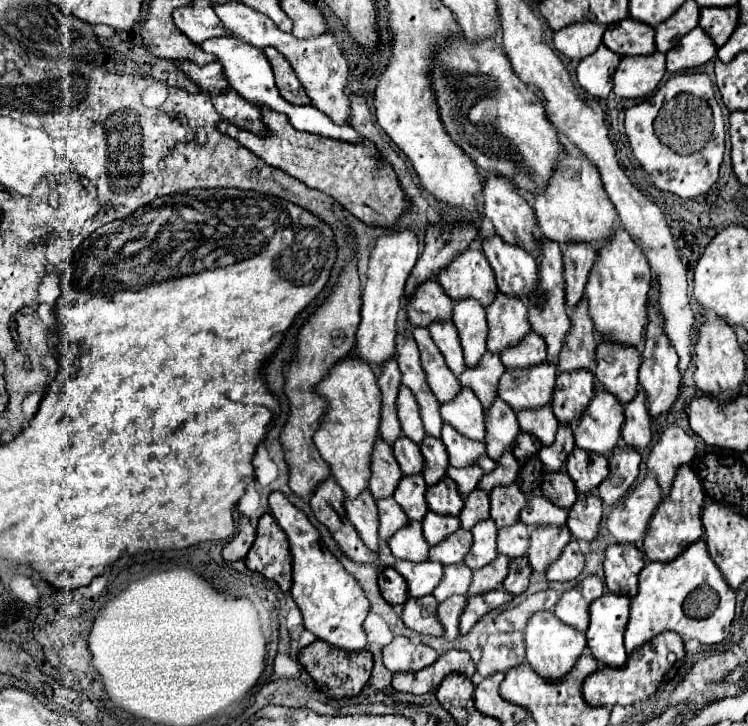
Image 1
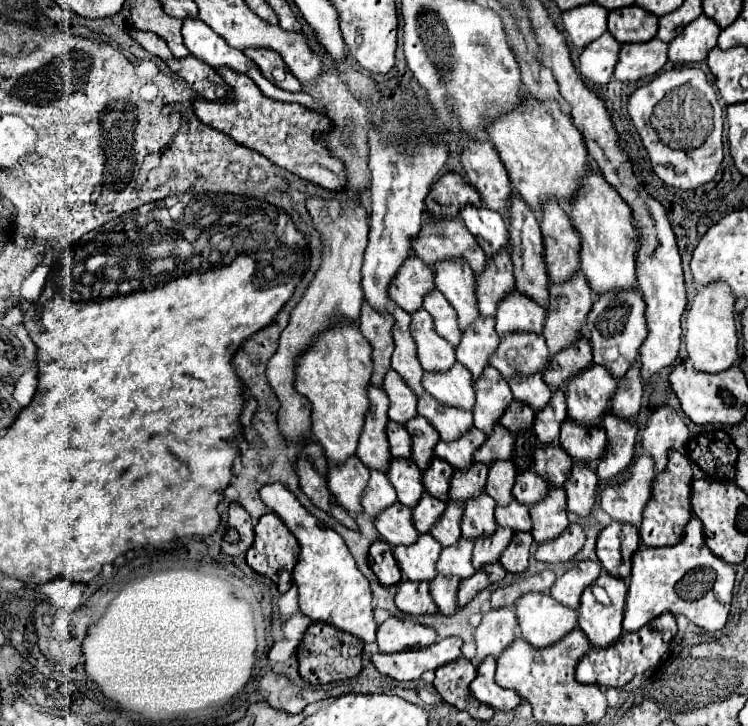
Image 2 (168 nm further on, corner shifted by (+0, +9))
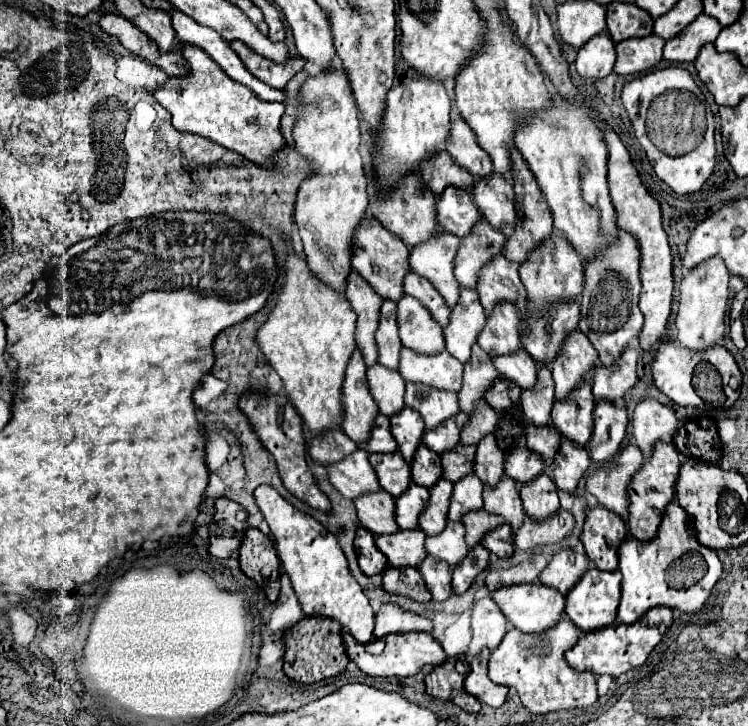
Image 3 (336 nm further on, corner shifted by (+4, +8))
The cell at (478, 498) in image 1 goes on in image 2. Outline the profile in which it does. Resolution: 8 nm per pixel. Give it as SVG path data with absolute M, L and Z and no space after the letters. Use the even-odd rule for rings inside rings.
M472 461L468 469L454 469L452 481L450 481L450 497L454 501L466 501L468 497L476 497L484 491L488 475L488 465Z

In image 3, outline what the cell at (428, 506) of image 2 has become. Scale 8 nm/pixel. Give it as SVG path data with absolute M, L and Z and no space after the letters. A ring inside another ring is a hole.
M412 484L400 498L396 498L396 522L402 530L418 528L418 516L428 506L428 490Z

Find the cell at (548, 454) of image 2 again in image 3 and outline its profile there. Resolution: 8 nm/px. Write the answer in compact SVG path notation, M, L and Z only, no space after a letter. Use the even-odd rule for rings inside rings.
M528 426L526 440L528 440L528 448L534 450L536 454L540 454L542 460L546 462L546 466L554 464L554 456L556 456L556 450L560 448L560 440L562 440L560 434L554 430L554 426L544 426L544 428Z

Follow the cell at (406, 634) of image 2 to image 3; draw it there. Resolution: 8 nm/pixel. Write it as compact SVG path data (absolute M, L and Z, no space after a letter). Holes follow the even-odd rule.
M382 604L376 614L374 636L384 638L388 634L406 634L406 632L432 632L432 620L406 612L394 604Z

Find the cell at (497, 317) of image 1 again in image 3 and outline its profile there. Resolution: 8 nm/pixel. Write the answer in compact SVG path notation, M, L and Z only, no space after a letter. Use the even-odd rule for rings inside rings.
M486 220L472 228L472 234L462 238L460 250L456 254L456 280L468 290L476 290L480 270L498 254L504 252L506 236L496 232Z

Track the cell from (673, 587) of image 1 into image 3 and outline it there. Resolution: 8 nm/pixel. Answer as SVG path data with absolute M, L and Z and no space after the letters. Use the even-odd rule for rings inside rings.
M676 504L666 506L658 536L650 542L628 538L618 550L618 568L622 574L622 600L618 606L618 620L634 624L654 606L668 606L684 614L698 614L706 608L712 588L722 578L724 568L714 550L704 548L696 540L696 532L688 514Z

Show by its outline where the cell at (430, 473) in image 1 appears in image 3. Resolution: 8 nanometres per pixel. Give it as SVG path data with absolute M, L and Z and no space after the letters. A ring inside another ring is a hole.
M404 406L396 416L390 418L390 428L398 442L398 452L406 462L412 462L418 446L422 444L422 434L426 430L424 420L420 414L416 414L416 410Z

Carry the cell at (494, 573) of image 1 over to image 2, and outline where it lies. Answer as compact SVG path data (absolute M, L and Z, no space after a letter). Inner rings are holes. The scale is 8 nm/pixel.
M498 525L496 531L490 537L478 537L474 543L474 555L472 563L476 569L482 569L484 565L498 561L500 553L508 547L508 541L512 539L512 529Z

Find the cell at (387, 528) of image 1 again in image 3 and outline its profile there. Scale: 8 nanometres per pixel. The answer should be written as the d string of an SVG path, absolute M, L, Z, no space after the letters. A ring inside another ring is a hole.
M358 448L348 458L334 466L328 466L328 480L346 498L356 500L368 492L380 492L380 482L376 482L376 472L368 462L368 452Z

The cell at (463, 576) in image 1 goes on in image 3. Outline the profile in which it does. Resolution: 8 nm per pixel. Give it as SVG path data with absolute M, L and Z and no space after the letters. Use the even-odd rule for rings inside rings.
M448 520L444 532L426 538L426 550L434 558L448 562L452 568L458 566L468 556L468 546L464 542L464 526L460 522Z

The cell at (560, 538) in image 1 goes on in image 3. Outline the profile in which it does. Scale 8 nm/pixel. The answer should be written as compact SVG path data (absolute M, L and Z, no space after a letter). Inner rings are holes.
M540 474L532 482L524 484L520 490L520 496L522 496L526 516L532 518L534 522L546 520L560 510L556 484L546 474Z

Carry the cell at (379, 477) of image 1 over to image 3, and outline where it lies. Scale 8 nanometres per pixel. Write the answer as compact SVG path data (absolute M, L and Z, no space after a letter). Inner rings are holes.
M360 350L352 354L352 360L346 368L346 380L342 386L342 400L344 400L344 434L352 438L358 446L368 442L372 432L372 420L380 414L366 378L366 366L362 360Z

